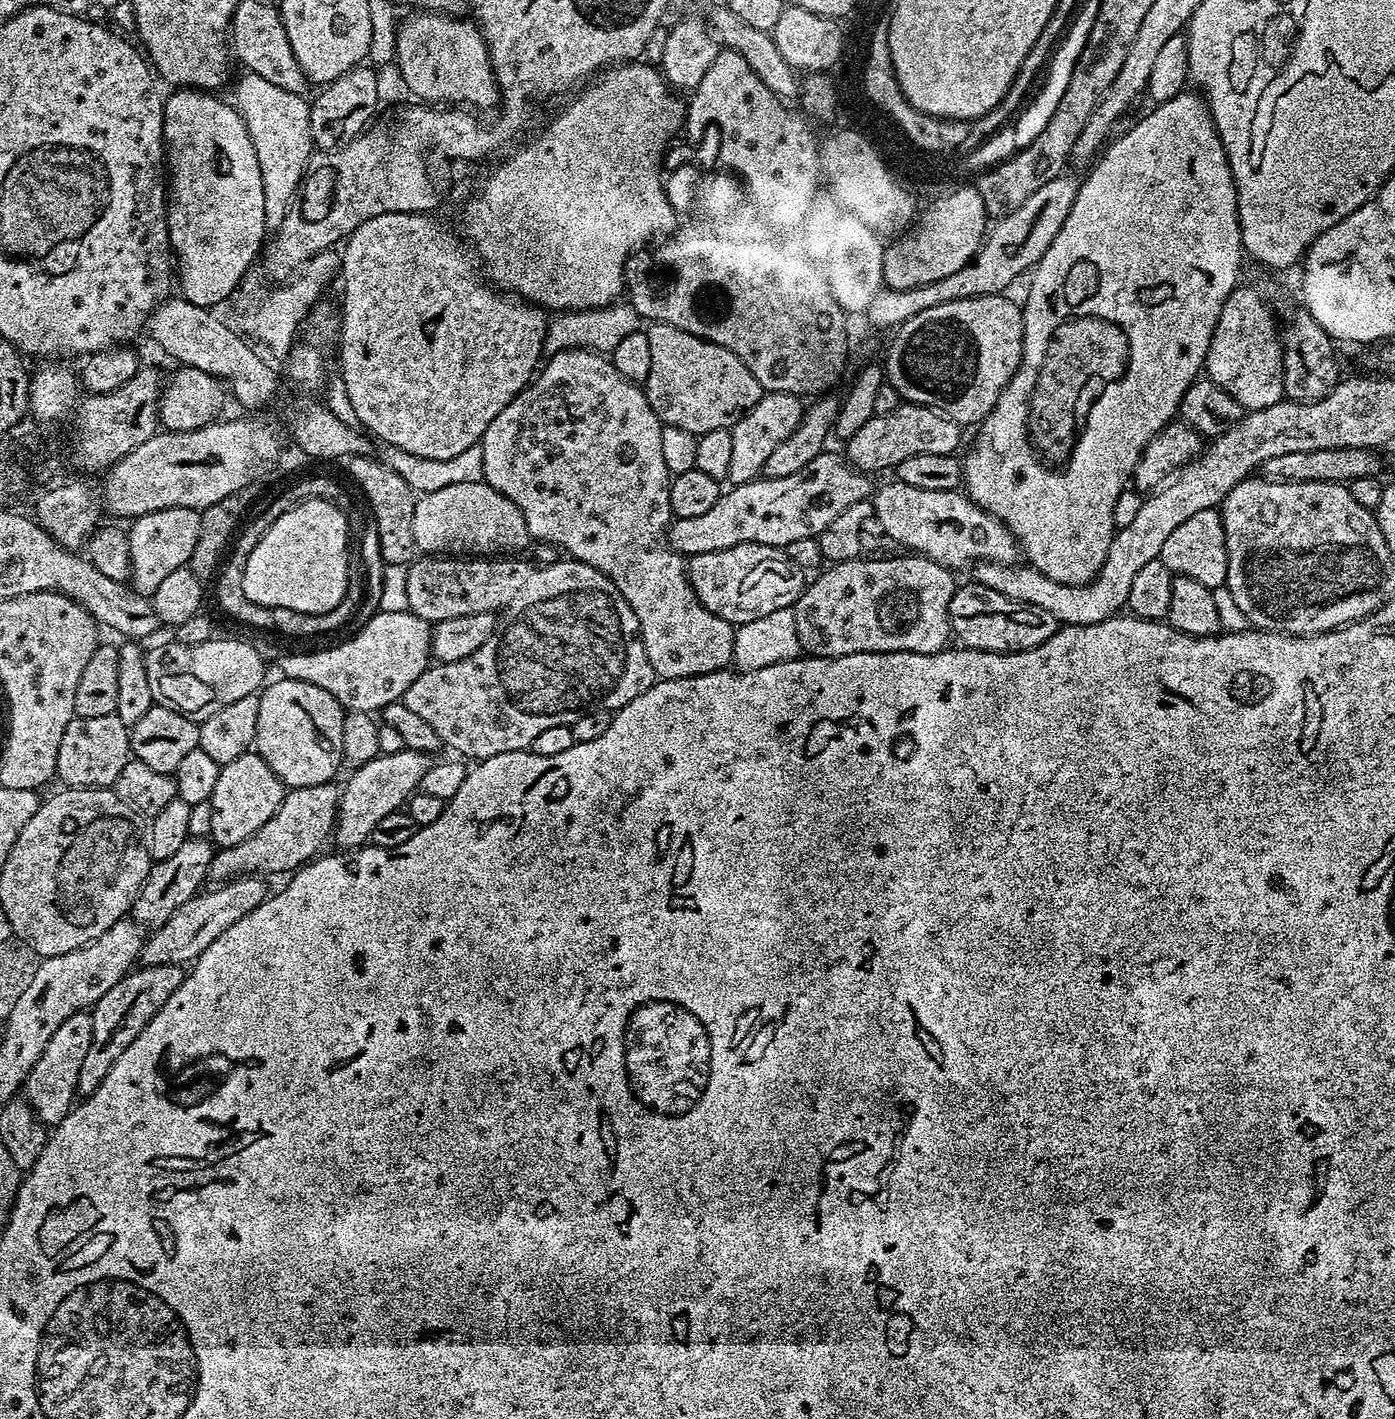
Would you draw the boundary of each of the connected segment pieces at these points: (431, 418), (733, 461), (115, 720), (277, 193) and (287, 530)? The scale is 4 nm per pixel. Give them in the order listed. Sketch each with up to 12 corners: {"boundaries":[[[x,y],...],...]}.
{"boundaries":[[[427,211],[347,233],[338,376],[410,456],[479,445],[550,320]],[[765,391],[731,425],[726,473],[753,479],[804,419],[806,404]],[[81,716],[62,734],[56,776],[70,788],[117,783],[130,728]],[[248,72],[235,107],[262,170],[264,222],[294,208],[311,103]],[[305,498],[258,537],[246,598],[312,614],[346,594],[348,520]]]}

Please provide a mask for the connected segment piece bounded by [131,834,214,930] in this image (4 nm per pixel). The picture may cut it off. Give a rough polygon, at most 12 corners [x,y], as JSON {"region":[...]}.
{"region":[[189,835],[157,860],[132,903],[145,929],[162,926],[205,887],[211,839]]}

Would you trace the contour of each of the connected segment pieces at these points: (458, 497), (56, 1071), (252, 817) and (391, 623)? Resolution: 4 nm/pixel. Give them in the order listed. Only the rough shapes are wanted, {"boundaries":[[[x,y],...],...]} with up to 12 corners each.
{"boundaries":[[[483,479],[423,493],[424,552],[516,554],[524,512]],[[91,1011],[70,1014],[26,1081],[38,1116],[55,1126],[72,1111]],[[255,751],[223,765],[211,839],[250,839],[280,809],[284,781]],[[377,611],[285,677],[379,713],[430,667],[433,625]]]}

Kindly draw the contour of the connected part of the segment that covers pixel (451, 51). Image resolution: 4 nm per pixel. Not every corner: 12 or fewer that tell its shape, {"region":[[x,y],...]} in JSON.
{"region":[[422,16],[399,29],[394,64],[424,101],[490,48],[472,20]]}

